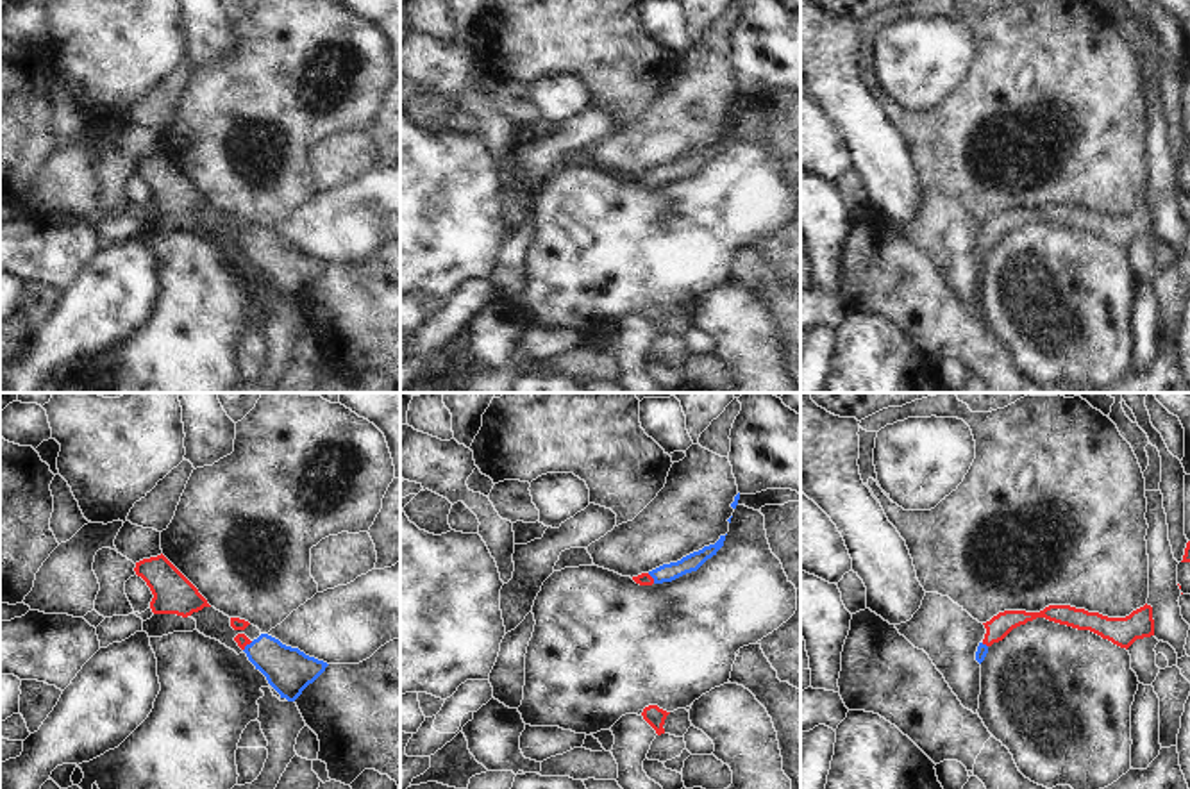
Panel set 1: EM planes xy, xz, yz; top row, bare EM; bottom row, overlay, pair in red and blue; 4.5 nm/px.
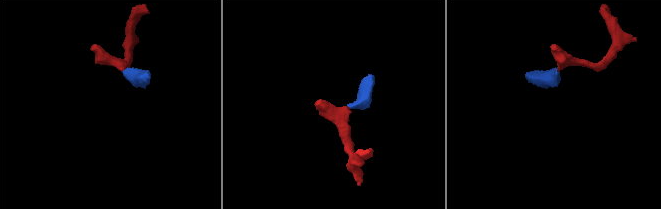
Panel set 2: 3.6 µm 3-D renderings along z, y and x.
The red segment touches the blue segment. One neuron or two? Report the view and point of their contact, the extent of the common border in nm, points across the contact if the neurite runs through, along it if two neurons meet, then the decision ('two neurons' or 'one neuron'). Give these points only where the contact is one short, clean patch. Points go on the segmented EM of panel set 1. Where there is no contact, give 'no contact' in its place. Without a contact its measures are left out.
xz (653, 579) | 60 nm | across xz (644, 579), (653, 579), (694, 561) | one neuron

